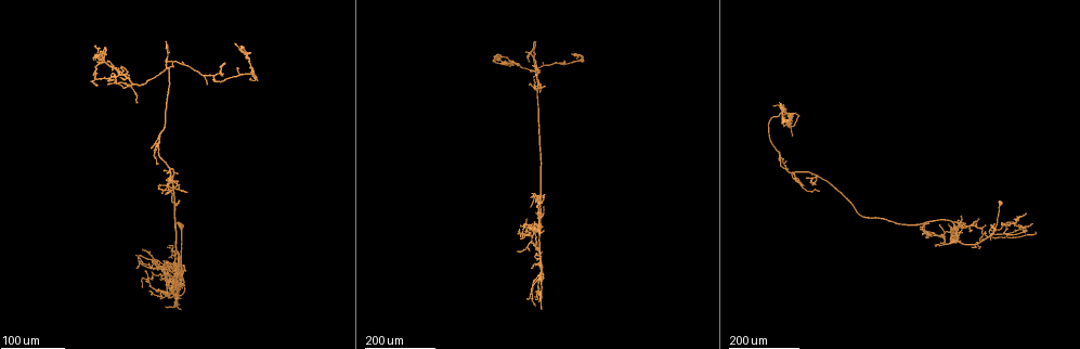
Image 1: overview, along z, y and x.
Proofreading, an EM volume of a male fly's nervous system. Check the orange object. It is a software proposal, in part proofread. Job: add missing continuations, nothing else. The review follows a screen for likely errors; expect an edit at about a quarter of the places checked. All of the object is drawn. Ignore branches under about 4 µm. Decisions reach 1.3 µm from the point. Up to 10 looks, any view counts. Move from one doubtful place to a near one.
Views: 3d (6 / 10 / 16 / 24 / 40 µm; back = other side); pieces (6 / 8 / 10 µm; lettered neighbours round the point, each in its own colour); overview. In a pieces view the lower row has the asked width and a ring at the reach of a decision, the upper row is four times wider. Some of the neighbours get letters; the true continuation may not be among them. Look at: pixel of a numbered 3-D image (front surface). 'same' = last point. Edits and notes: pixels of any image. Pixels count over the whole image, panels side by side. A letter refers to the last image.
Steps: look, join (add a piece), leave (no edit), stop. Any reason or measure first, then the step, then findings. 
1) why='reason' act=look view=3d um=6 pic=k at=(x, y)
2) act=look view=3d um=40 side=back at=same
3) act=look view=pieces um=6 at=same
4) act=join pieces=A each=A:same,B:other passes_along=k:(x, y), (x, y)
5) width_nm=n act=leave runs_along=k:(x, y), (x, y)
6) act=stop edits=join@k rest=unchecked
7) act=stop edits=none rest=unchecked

why='free end' act=look view=3d um=40 pic=1 at=(976, 241)

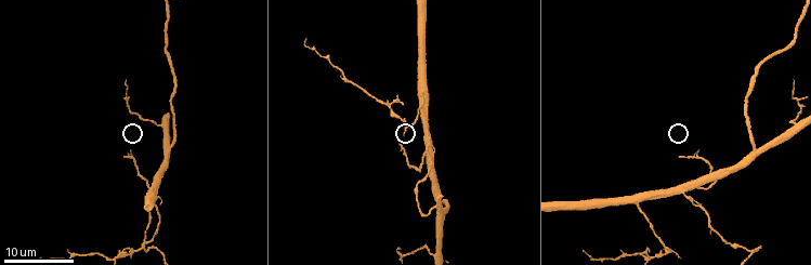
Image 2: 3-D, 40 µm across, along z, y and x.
act=look view=pieces um=6 pic=2 at=(398, 137)

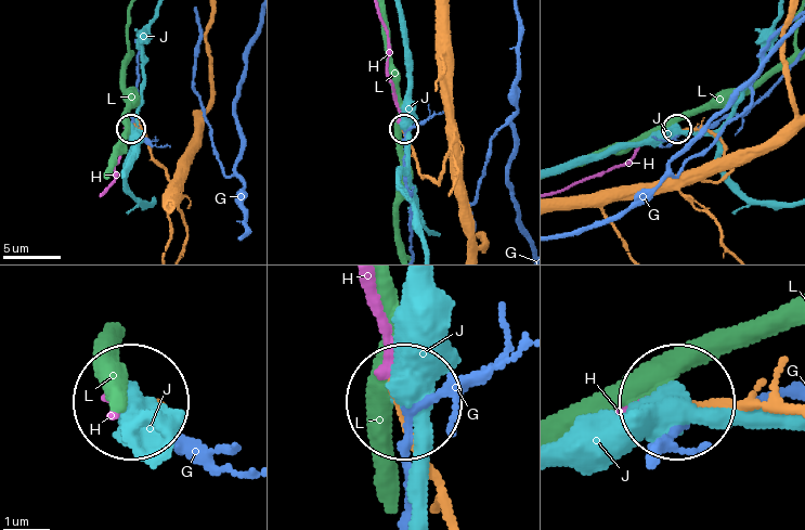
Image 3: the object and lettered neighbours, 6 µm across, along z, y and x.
act=join pieces=H each=G:other,H:same,J:other,L:other found='the neuron continues'

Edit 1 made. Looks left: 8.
why='an open end' act=look view=3d um=40 pic=1 at=(101, 80)

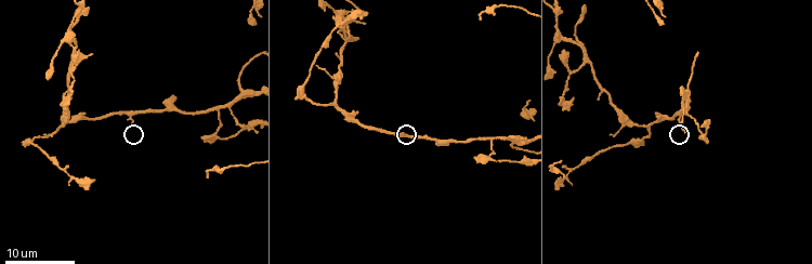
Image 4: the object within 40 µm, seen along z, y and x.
why='what lies round it' act=look view=pieces um=6 pic=4 at=(130, 121)

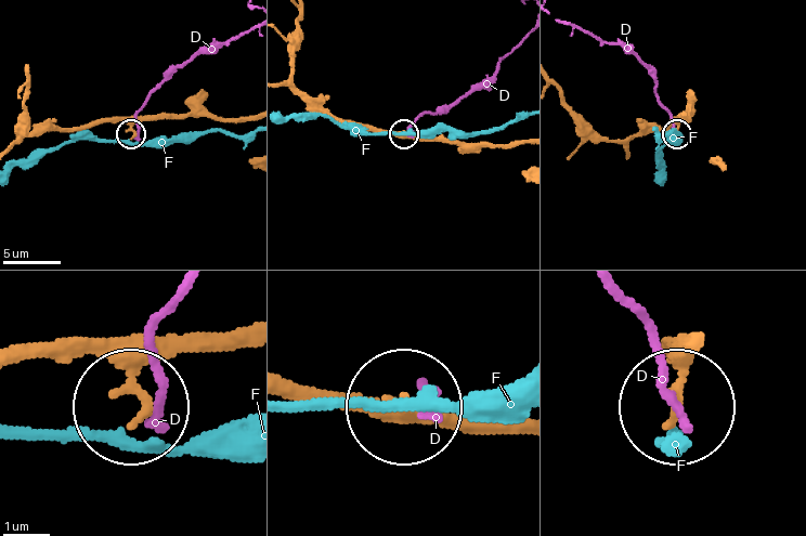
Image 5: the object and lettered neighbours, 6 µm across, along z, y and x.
width_nm=160 act=leave each=D:other,F:other runs_along=5:(698, 343), (675, 414) found='none of them fits'

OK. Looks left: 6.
act=look view=3d um=40 pic=1 at=(114, 73)

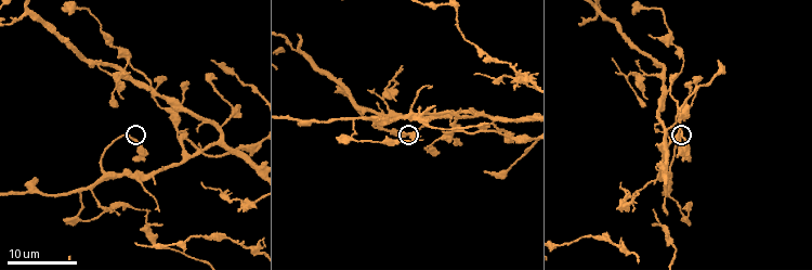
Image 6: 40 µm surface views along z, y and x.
act=look view=pieces um=8 pic=6 at=(134, 159)

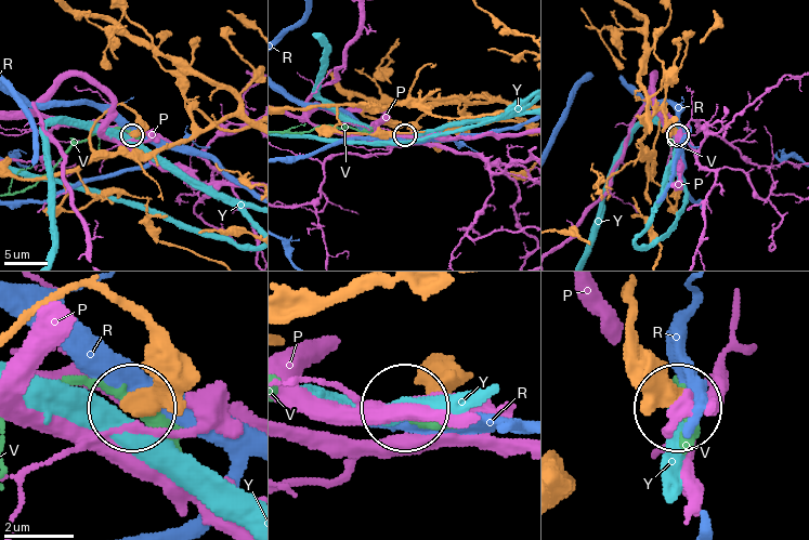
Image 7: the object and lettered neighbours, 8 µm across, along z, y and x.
act=leave each=P:other,R:other,V:other,Y:other runs_along=7:(138, 153), (90, 140), (120, 104), (132, 134) found='no lettered piece goes on from it'

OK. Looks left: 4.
why='an open end' act=look view=3d um=24 pic=1 at=(223, 76)

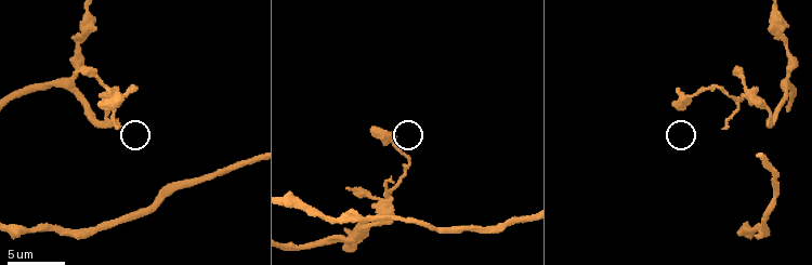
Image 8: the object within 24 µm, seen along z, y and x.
act=look view=pieces um=8 pic=8 at=(394, 182)

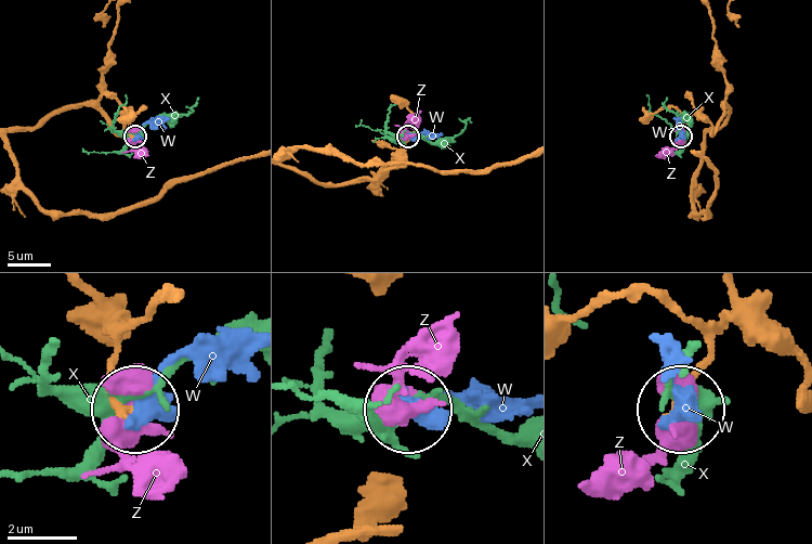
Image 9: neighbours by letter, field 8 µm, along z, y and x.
act=leave each=W:other,X:other,Z:other found='no lettered piece goes on from it'

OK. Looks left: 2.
act=stop edits=join@3 rest=unchecked

